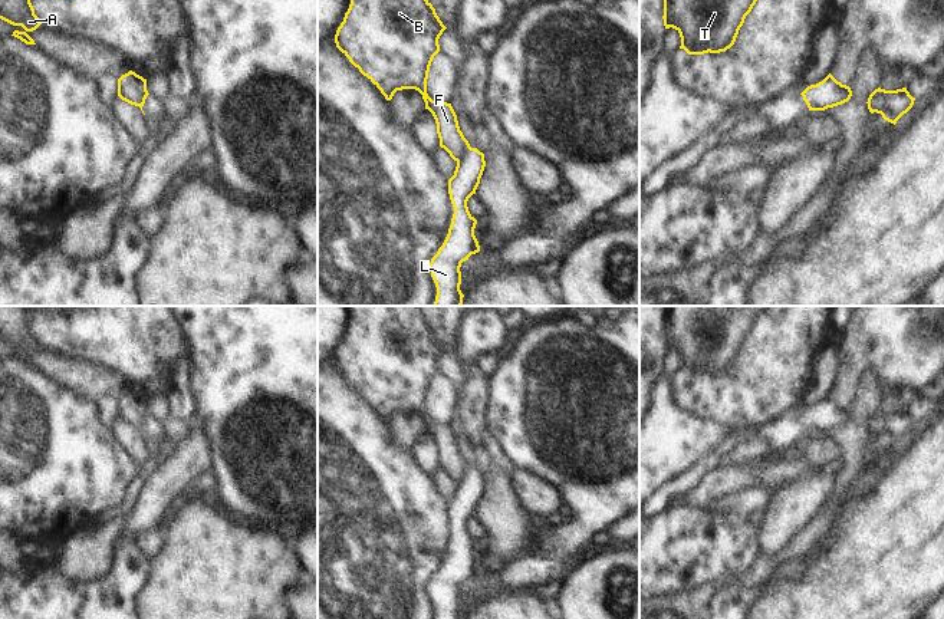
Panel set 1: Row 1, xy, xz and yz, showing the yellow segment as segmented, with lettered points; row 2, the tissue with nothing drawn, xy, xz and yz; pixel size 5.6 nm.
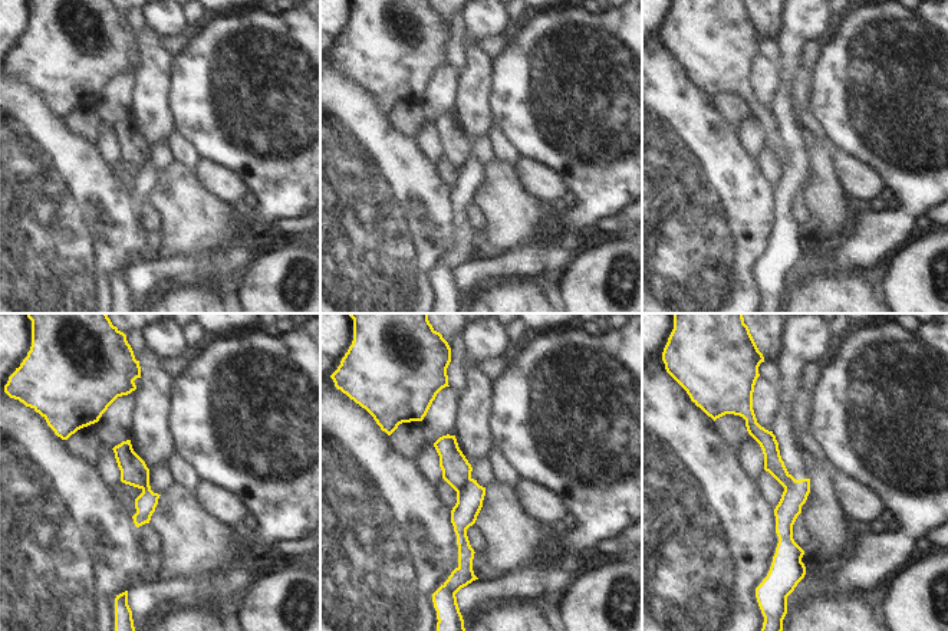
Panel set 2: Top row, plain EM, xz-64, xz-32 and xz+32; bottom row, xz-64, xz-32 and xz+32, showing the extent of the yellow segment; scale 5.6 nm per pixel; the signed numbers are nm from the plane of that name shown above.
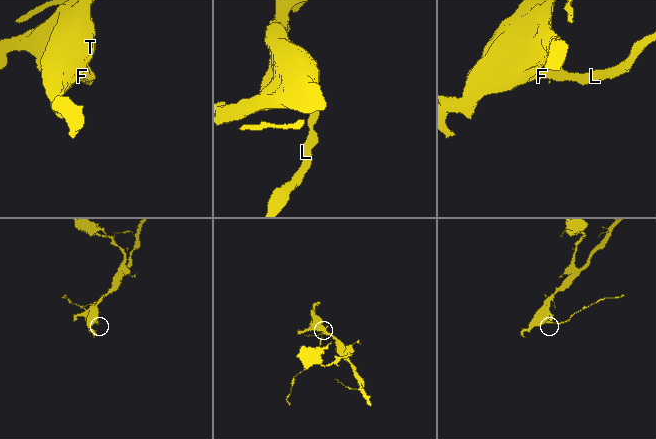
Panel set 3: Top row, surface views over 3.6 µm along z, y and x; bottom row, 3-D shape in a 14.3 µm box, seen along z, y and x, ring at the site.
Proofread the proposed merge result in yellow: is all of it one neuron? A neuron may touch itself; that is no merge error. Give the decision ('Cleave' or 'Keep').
Cleave.

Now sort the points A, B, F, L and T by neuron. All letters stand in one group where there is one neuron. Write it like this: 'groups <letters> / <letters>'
groups A B F T / L

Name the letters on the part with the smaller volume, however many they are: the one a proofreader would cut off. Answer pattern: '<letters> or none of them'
L

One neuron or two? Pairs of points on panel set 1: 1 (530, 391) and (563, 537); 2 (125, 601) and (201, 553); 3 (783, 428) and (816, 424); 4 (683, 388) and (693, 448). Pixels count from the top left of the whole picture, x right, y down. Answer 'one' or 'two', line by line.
1: one
2: two
3: one
4: two

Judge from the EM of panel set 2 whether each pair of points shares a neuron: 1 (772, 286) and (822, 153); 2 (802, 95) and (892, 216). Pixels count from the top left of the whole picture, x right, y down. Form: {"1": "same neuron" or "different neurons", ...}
{"1": "different neurons", "2": "different neurons"}

